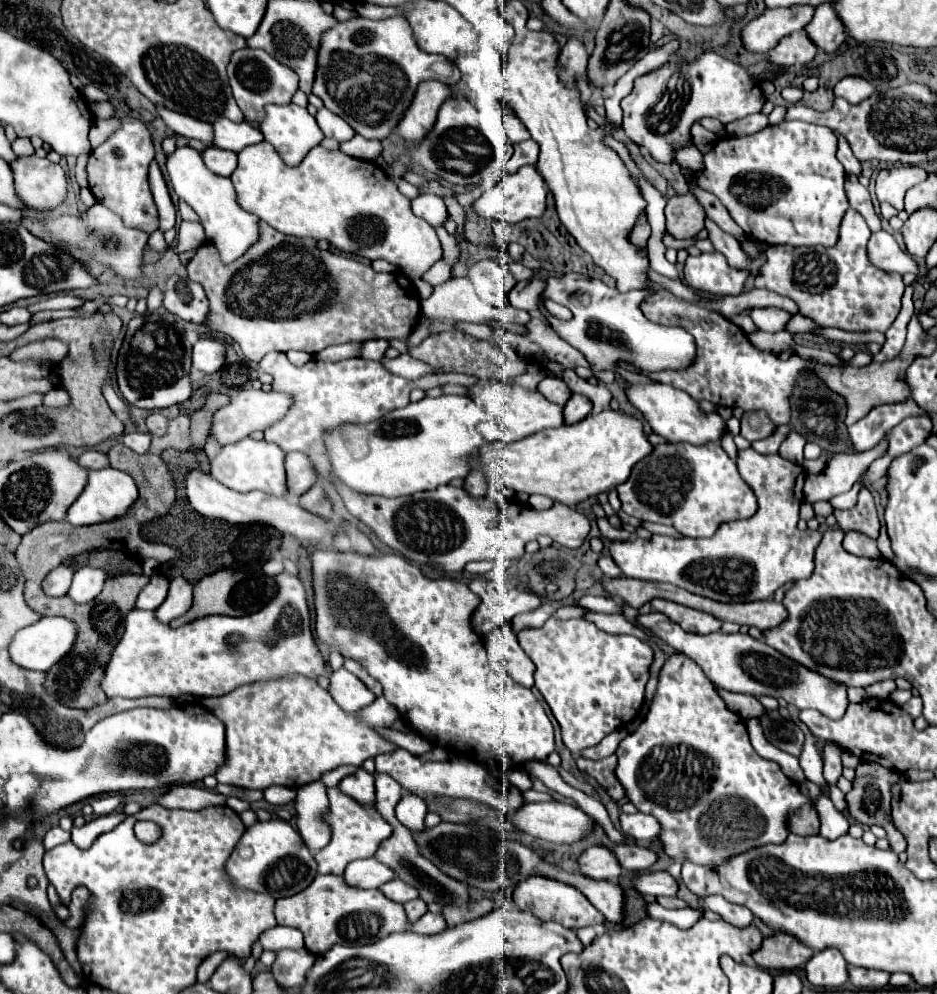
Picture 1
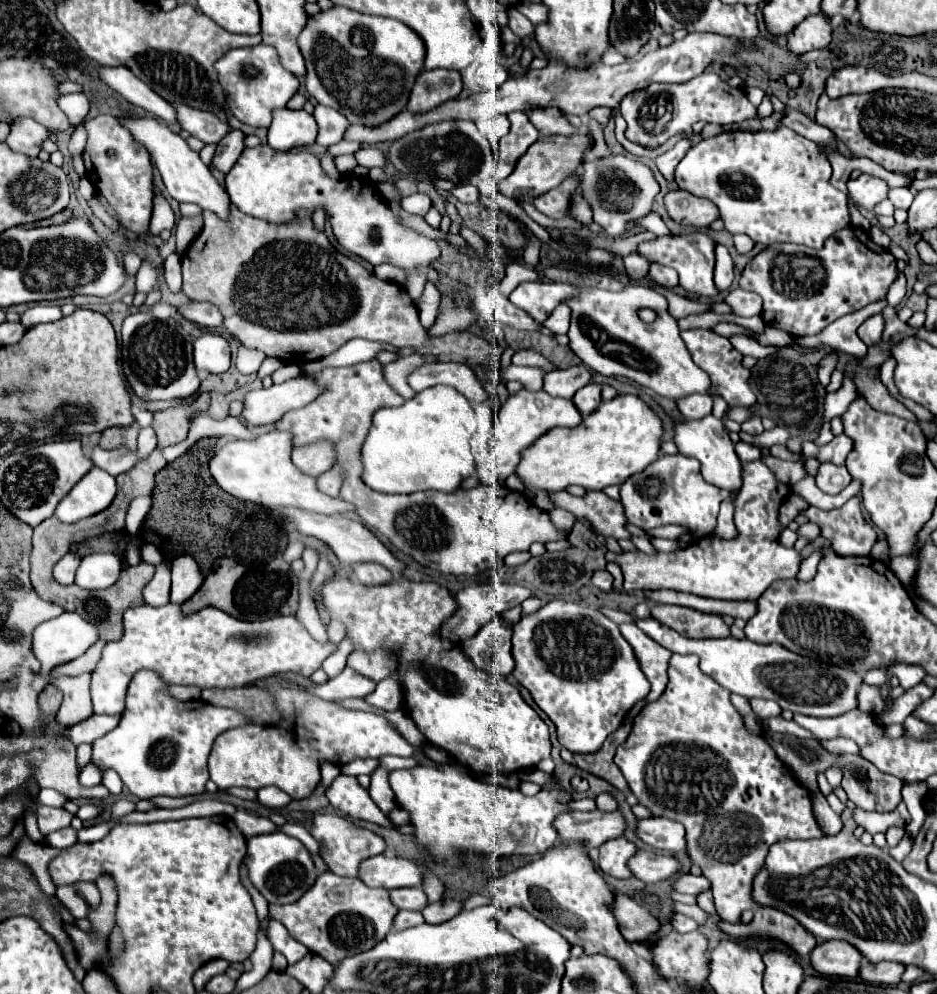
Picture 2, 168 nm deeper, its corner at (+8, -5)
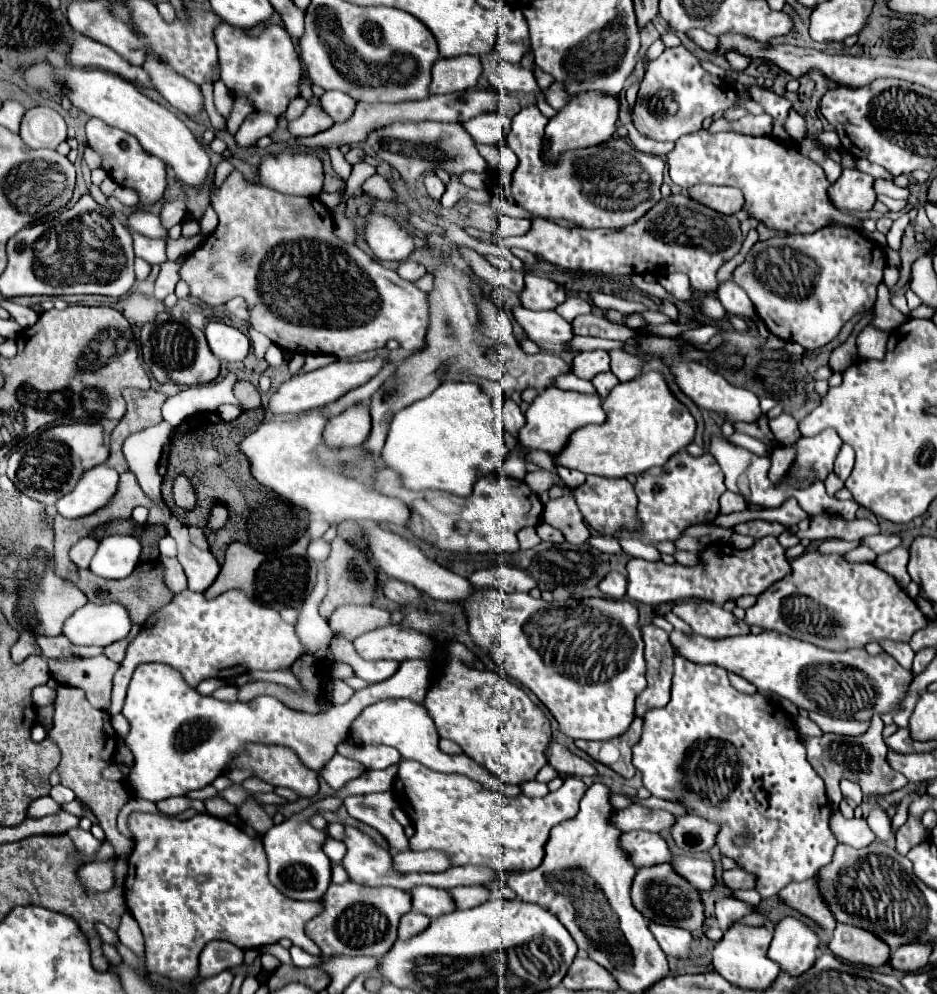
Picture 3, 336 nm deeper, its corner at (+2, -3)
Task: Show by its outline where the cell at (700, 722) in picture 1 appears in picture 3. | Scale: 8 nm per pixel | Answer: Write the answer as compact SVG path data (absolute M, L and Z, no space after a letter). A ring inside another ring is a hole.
M675 656L673 658L673 686L671 686L671 700L667 706L663 708L655 708L651 712L647 712L647 716L643 718L643 734L641 740L633 746L633 766L637 770L641 770L643 774L643 786L657 798L665 798L665 800L673 800L673 802L681 802L689 814L699 814L701 818L707 818L711 822L721 824L721 832L717 834L717 846L721 848L723 856L731 856L739 862L741 868L745 868L747 872L753 872L757 876L757 892L763 898L769 898L773 894L777 894L779 890L783 890L789 882L803 882L809 880L811 876L815 876L819 872L819 868L827 866L833 858L833 850L837 846L837 840L829 828L829 816L831 816L831 806L829 800L825 796L825 784L821 780L821 776L813 770L813 766L807 762L807 752L799 740L799 732L795 730L791 716L773 700L769 700L767 696L755 692L755 694L743 694L737 692L729 680L727 680L727 672L725 668L719 668L715 664L691 664L691 660L683 660L683 656Z

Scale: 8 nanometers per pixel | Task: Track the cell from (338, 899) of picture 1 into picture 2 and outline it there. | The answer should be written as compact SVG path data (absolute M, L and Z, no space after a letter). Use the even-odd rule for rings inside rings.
M333 872L319 874L315 884L297 902L285 906L269 906L269 916L273 920L281 922L295 940L309 948L309 952L325 958L331 964L339 962L341 958L371 950L377 942L381 942L387 936L397 912L399 910L391 904L389 892L385 888L369 888L359 878L341 878Z

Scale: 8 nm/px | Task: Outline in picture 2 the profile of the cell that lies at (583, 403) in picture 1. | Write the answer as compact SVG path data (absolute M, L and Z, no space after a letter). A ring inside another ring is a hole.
M587 384L583 386L575 396L573 404L577 404L577 410L581 410L583 416L591 414L599 404L601 404L601 388L597 384Z

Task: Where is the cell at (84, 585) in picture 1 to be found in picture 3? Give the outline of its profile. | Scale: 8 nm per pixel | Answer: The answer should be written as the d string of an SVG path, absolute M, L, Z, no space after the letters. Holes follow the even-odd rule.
M107 536L101 540L89 570L101 578L121 580L127 578L141 556L141 542L135 536Z

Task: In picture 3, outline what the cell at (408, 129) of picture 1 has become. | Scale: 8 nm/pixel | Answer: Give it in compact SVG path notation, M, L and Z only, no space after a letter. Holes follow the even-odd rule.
M455 56L437 60L433 66L431 94L451 94L459 90L469 90L477 84L483 72L479 56Z

